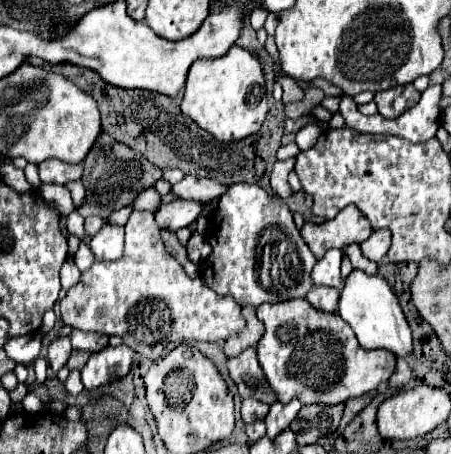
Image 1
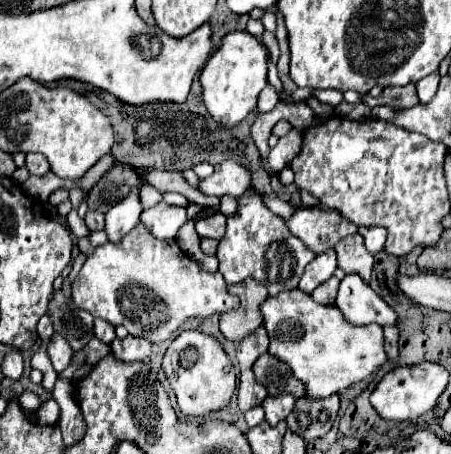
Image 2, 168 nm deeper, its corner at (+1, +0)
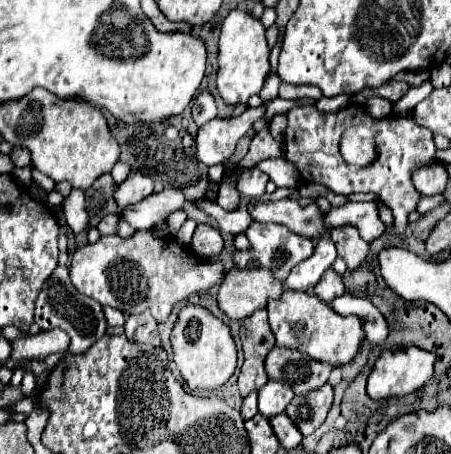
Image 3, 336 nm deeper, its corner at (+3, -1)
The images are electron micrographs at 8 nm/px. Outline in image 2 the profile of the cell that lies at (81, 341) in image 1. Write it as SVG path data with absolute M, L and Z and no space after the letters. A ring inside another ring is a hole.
M95 318L95 338L103 342L113 342L115 326L111 322L105 322L103 318Z

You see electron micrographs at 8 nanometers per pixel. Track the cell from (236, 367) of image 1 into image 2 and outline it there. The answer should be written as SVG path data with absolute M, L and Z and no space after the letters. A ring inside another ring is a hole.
M269 352L261 354L257 362L253 364L253 372L259 384L263 384L271 396L281 396L281 394L293 394L295 398L305 396L305 386L297 382L297 378L291 378L289 366L281 362L279 358L271 358Z

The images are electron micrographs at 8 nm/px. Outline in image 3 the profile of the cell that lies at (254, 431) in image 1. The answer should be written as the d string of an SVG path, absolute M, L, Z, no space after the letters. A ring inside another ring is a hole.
M253 391L251 395L247 395L247 397L243 399L241 415L243 415L243 419L251 419L251 417L255 417L255 413L257 413L257 393Z

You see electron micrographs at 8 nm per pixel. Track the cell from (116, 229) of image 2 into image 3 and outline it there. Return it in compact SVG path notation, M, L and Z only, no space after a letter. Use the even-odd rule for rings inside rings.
M133 171L123 183L119 183L117 191L115 191L115 203L117 203L117 215L123 217L123 211L135 203L139 203L141 199L149 197L153 193L153 181L139 173Z

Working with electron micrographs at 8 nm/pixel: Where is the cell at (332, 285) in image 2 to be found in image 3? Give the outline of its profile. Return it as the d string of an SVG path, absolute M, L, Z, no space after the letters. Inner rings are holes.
M333 269L325 271L323 277L319 279L319 283L315 285L315 295L325 303L331 303L335 297L339 297L343 293L345 293L345 285L341 281L341 275L337 275Z

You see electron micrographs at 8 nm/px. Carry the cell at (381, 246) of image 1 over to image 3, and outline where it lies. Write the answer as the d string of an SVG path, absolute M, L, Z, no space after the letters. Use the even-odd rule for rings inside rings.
M373 201L347 203L343 207L333 207L325 217L325 227L335 229L335 227L343 227L343 225L357 227L361 239L365 239L367 243L371 243L373 239L377 239L385 233L385 225L383 225L383 221L379 221L377 207Z

